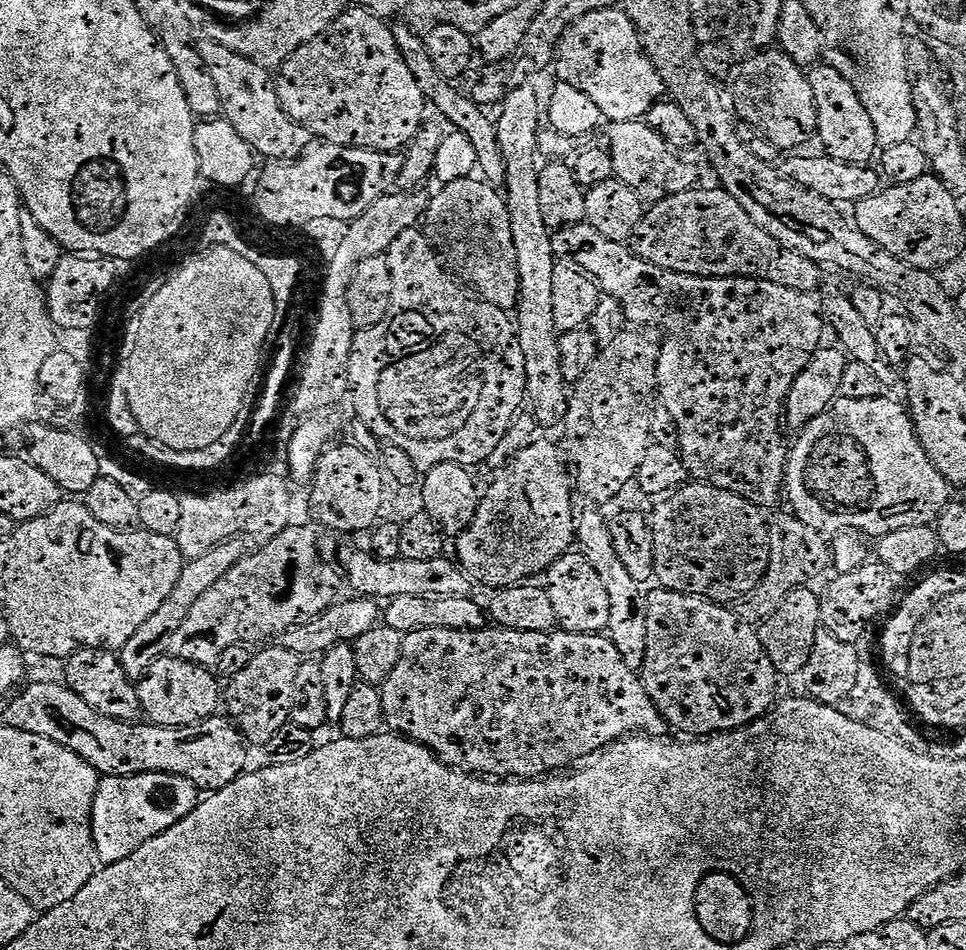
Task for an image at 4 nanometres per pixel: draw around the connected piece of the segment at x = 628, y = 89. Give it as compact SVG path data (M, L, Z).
M620 6L599 8L574 22L564 31L564 37L558 45L558 60L564 67L564 72L571 83L579 85L580 89L590 98L598 102L598 110L605 121L621 124L627 120L642 120L648 115L654 105L663 101L666 96L664 78L659 66L650 55L639 28L631 20L625 9Z

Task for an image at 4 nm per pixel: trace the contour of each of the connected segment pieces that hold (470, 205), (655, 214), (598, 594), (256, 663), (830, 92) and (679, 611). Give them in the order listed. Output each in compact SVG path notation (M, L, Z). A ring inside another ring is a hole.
M480 178L450 182L439 190L437 196L429 199L426 220L448 243L460 267L459 275L471 285L476 295L483 296L499 308L515 309L520 302L520 275L505 197Z
M697 186L679 192L665 200L655 201L645 211L634 233L634 251L651 264L691 276L752 276L756 280L778 282L799 292L815 293L824 280L825 269L811 261L803 251L783 248L764 228L752 221L752 216L731 196L720 188Z
M570 550L555 561L546 574L547 592L550 596L557 625L566 632L597 634L603 633L609 624L610 598L598 572L583 551Z
M272 646L261 647L253 655L250 666L226 684L227 715L249 745L271 745L273 738L289 723L294 702L294 681L302 663L301 657L296 657L288 648L268 647Z
M817 63L810 72L818 114L816 132L821 142L824 143L823 151L847 164L868 164L876 148L878 152L878 141L876 127L864 104L864 96L858 91L855 83L852 85L838 69L831 68L826 63Z
M652 604L647 605L648 617L646 618L646 658L644 659L643 682L649 698L654 702L656 711L660 713L665 721L668 720L676 728L681 728L684 734L728 734L731 728L744 728L751 720L756 720L759 716L764 716L772 708L772 703L776 700L776 680L778 673L772 665L772 659L766 651L765 641L752 628L747 628L744 624L739 624L726 609L720 608L716 616L711 616L708 612L703 612L700 608L683 608L680 604Z

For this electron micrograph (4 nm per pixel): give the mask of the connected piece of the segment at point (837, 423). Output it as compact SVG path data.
M840 396L833 402L830 408L827 408L818 418L814 418L799 429L796 445L791 445L790 453L787 455L786 462L786 500L792 503L791 511L795 517L808 527L823 534L831 534L830 532L840 532L836 534L860 534L856 532L865 532L868 536L879 538L889 536L898 530L906 530L907 528L923 528L931 525L944 512L950 503L950 485L944 480L942 474L932 465L930 458L927 457L926 450L923 449L916 436L915 426L912 423L912 417L903 407L901 409L892 400L884 400L885 398L868 399L868 400L852 400L844 396Z

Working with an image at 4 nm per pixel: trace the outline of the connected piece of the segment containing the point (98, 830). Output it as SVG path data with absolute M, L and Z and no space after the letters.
M135 772L132 776L104 776L92 807L92 837L96 842L96 859L101 865L117 864L150 838L170 830L186 818L202 799L201 789L185 776L169 772Z

